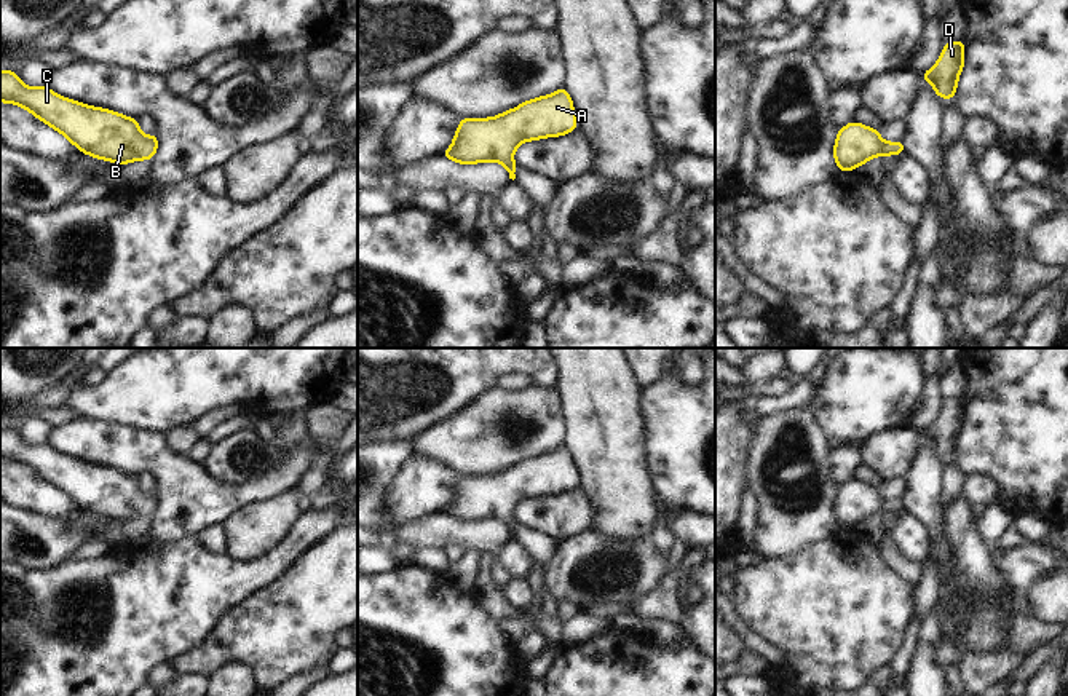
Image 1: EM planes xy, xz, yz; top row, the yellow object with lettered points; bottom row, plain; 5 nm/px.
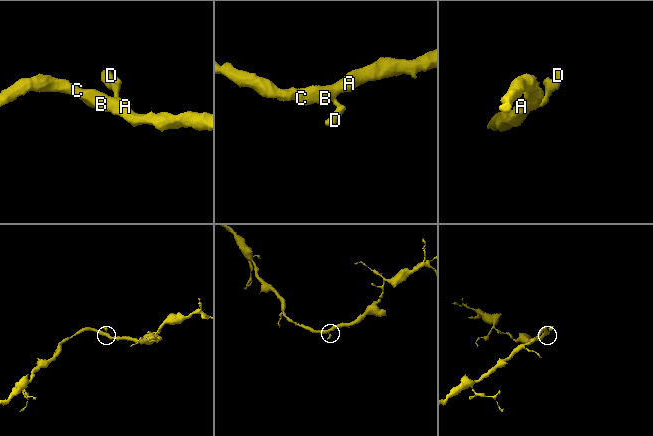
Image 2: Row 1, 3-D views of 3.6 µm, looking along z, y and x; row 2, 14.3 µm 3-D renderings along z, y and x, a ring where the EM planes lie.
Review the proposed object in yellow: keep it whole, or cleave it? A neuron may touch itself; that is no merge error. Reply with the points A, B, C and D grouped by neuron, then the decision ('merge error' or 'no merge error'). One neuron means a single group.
A B C D; no merge error

